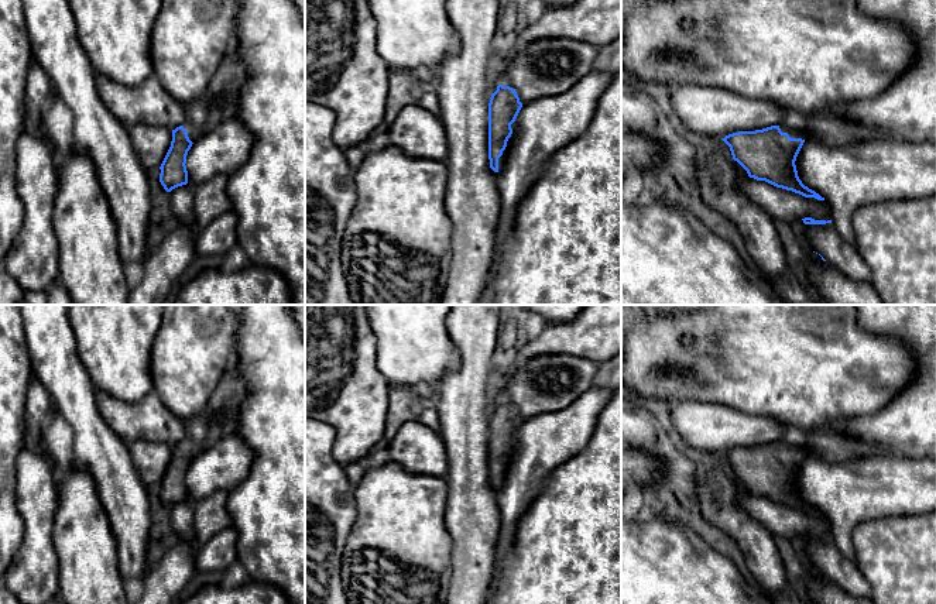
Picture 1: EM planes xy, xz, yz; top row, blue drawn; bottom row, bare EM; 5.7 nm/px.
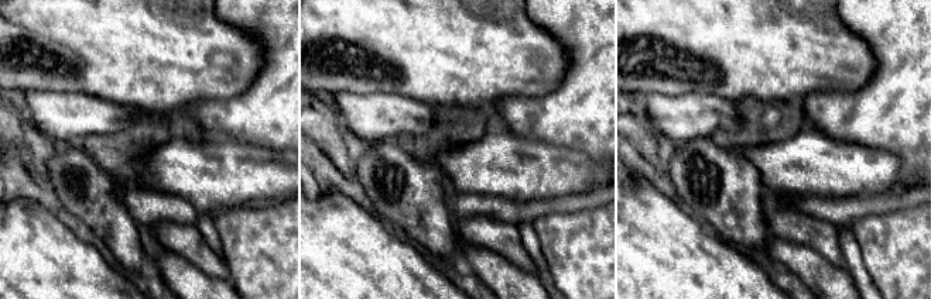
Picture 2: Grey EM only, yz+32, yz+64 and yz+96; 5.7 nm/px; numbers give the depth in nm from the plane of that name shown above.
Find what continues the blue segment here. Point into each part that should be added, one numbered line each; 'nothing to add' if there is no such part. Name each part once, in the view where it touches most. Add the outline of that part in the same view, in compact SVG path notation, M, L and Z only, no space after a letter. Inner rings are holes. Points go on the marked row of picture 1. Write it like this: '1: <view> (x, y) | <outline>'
1: xz (501, 161) | M515 119L515 121L511 124L512 134L511 134L511 137L507 141L507 147L503 151L503 155L498 158L498 171L501 171L504 168L504 165L505 165L505 162L507 162L508 154L510 154L510 150L511 150L511 145L514 143L517 127L518 127L518 123L517 123L517 119Z

